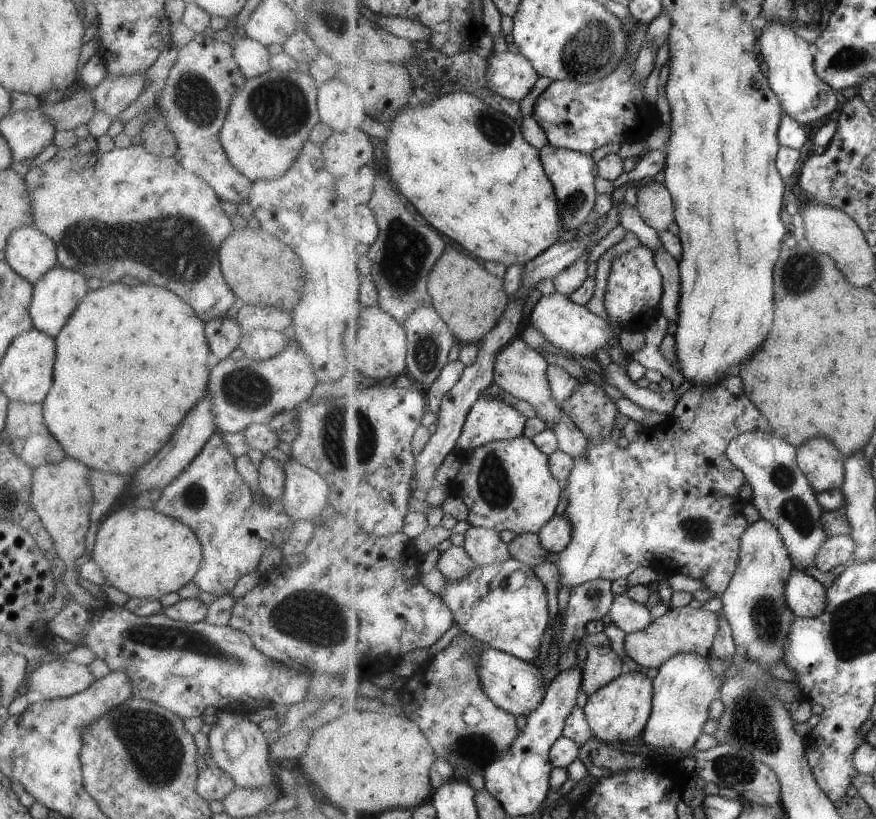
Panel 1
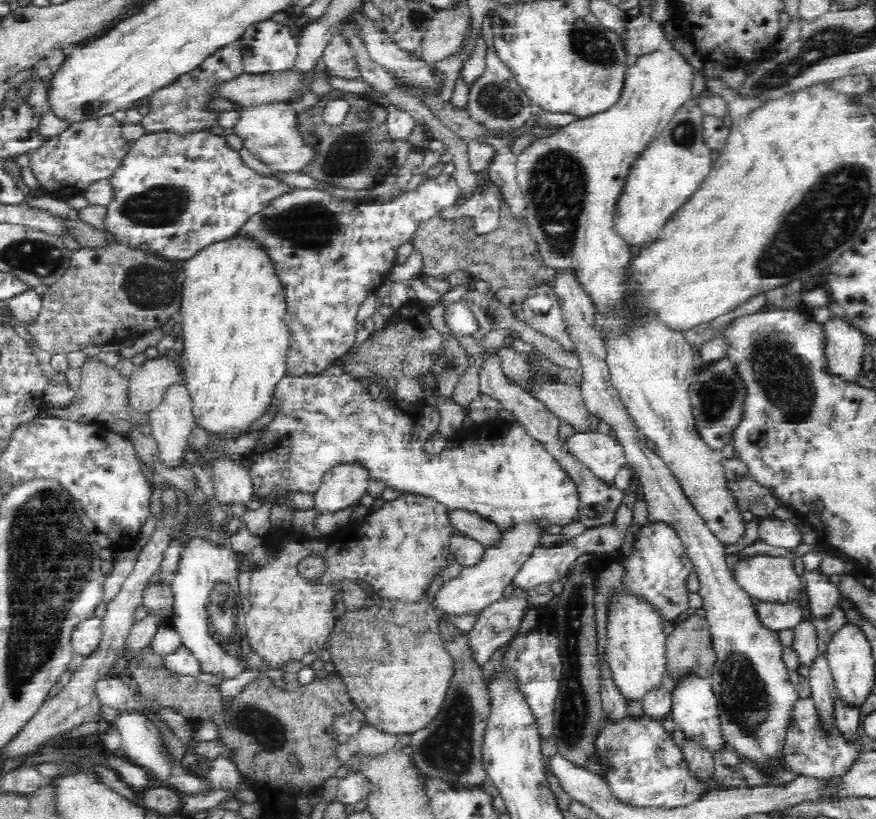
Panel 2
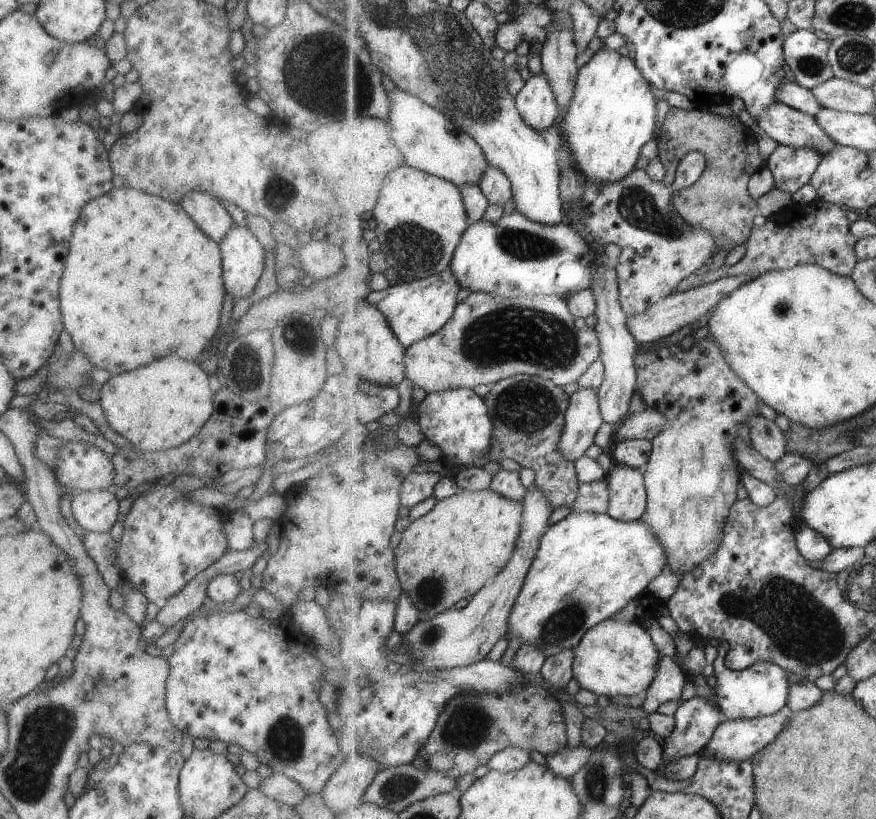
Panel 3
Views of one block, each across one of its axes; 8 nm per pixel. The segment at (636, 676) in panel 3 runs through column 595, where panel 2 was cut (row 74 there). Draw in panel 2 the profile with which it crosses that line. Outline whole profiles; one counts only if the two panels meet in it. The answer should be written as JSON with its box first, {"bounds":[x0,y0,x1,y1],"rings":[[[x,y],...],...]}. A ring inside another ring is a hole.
{"bounds":[516,49,746,548],"rings":[[[672,49],[665,52],[656,50],[632,59],[624,78],[620,100],[606,112],[590,118],[576,119],[566,126],[560,126],[546,137],[536,137],[516,156],[516,179],[520,193],[526,201],[524,225],[528,225],[529,233],[538,245],[542,264],[556,270],[570,271],[578,279],[582,289],[588,293],[599,317],[602,316],[604,320],[617,318],[625,324],[622,328],[604,330],[603,333],[605,361],[612,386],[618,391],[637,432],[655,443],[655,453],[667,463],[685,496],[706,521],[708,529],[727,548],[734,546],[745,534],[746,524],[727,488],[726,470],[718,453],[708,449],[694,429],[694,415],[689,397],[689,386],[695,381],[698,371],[693,361],[694,350],[686,341],[684,332],[666,327],[647,306],[643,306],[639,282],[631,280],[633,274],[629,271],[636,249],[615,231],[617,202],[628,182],[632,164],[649,144],[658,138],[676,112],[692,98],[695,73],[694,67],[687,64],[687,61]]]}

